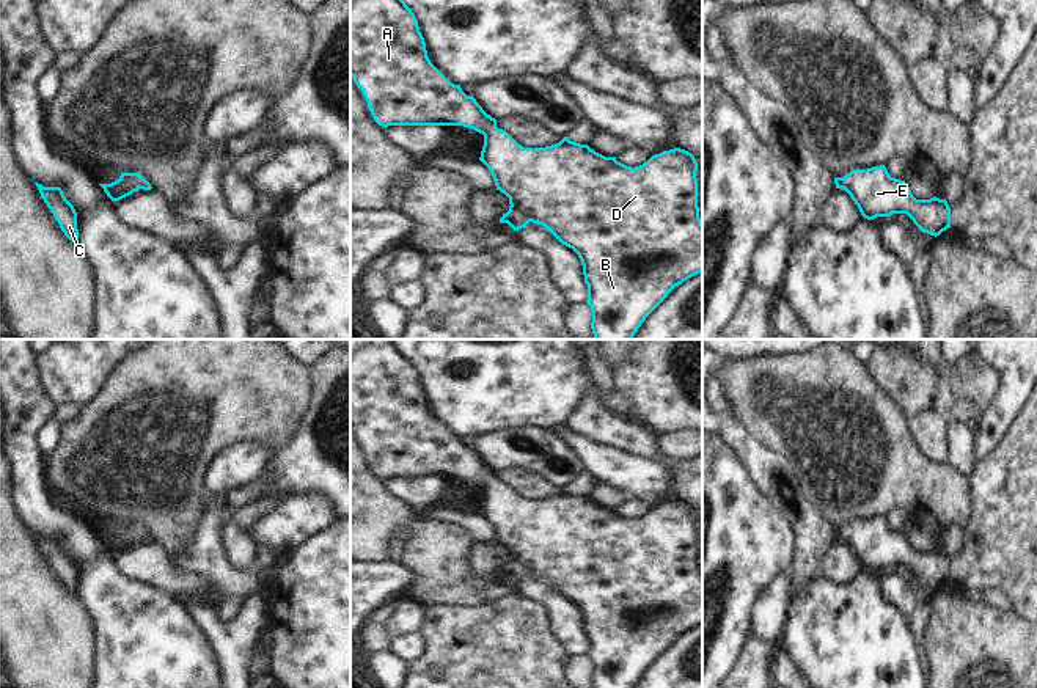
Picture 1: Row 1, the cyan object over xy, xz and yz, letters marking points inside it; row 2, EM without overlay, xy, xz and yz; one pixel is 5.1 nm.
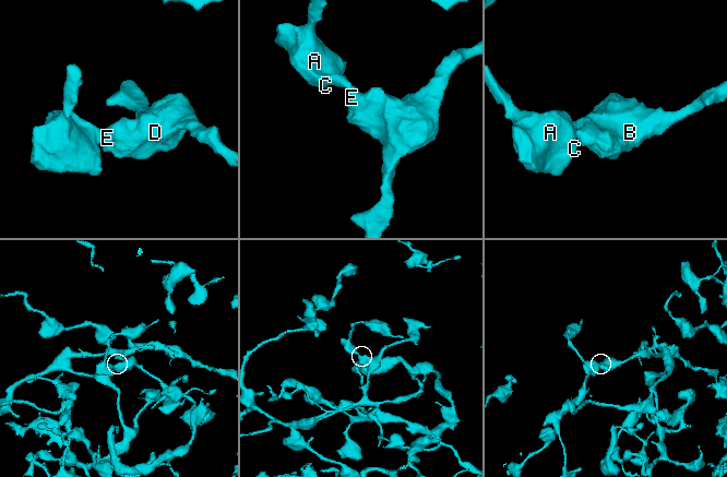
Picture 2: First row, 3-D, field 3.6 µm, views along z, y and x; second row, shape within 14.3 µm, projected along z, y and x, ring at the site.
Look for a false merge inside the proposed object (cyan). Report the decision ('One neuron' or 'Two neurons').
One neuron

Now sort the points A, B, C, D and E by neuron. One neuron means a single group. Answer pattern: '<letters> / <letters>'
A B C D E

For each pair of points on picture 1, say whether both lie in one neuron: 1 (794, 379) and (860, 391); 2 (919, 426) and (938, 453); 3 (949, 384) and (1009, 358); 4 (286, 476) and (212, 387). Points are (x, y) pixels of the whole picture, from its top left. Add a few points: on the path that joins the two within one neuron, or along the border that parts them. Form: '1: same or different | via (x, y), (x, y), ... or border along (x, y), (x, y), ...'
1: same | via (809, 388), (844, 391)
2: same | via (926, 432), (934, 446)
3: different | border along (979, 355), (1000, 373), (1000, 390), (992, 402)
4: different | border along (296, 428), (291, 439), (271, 454)

